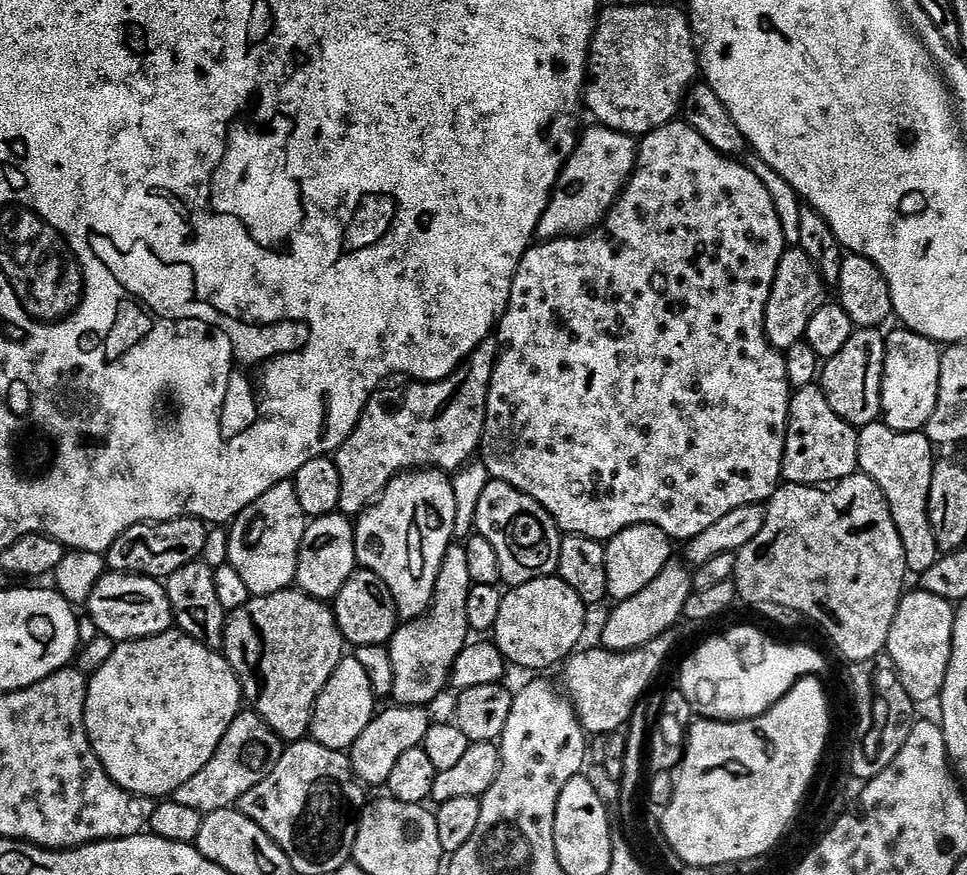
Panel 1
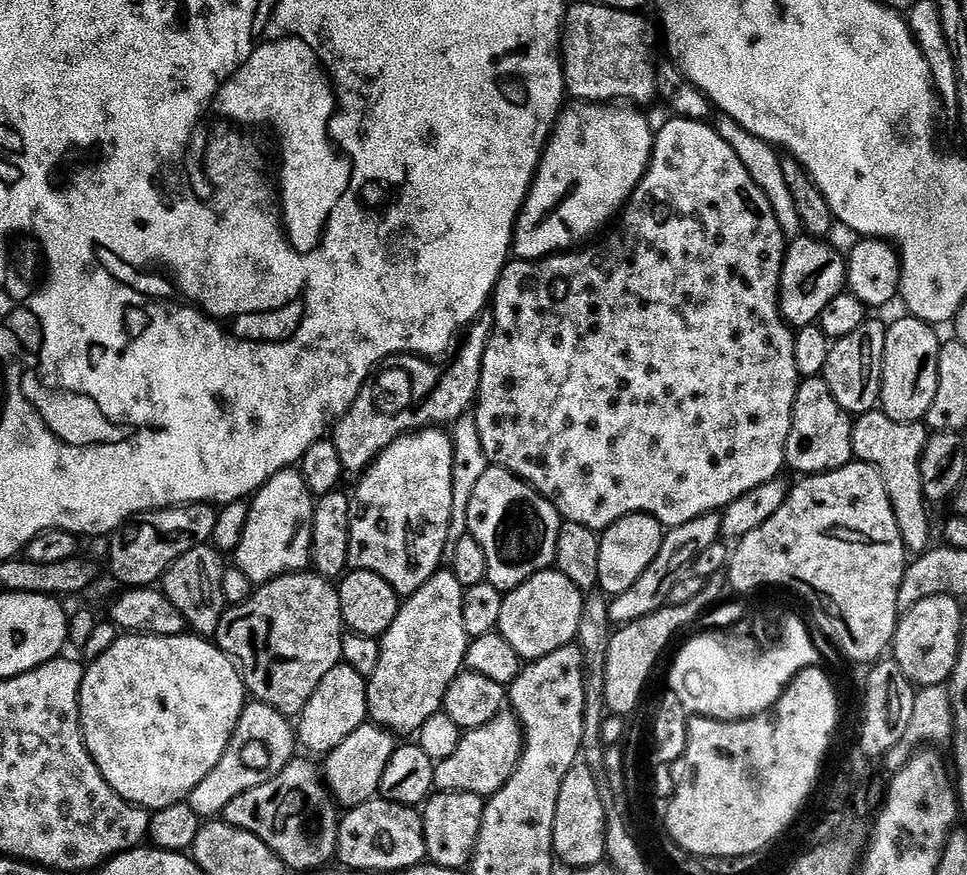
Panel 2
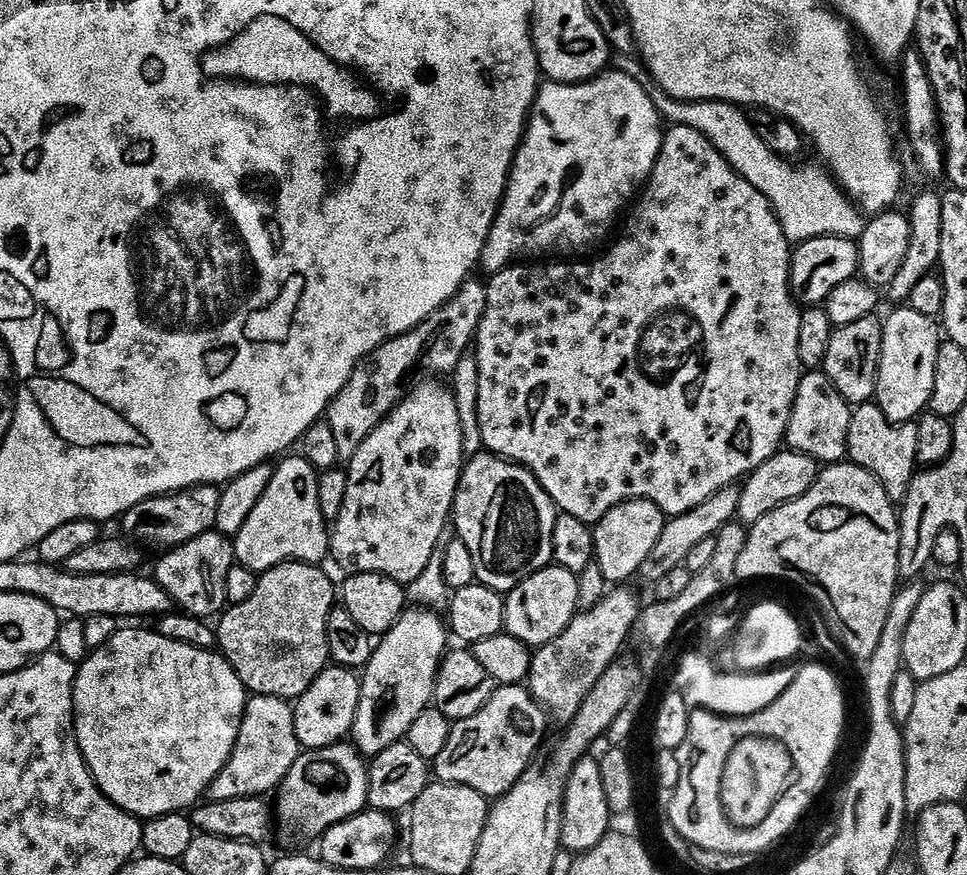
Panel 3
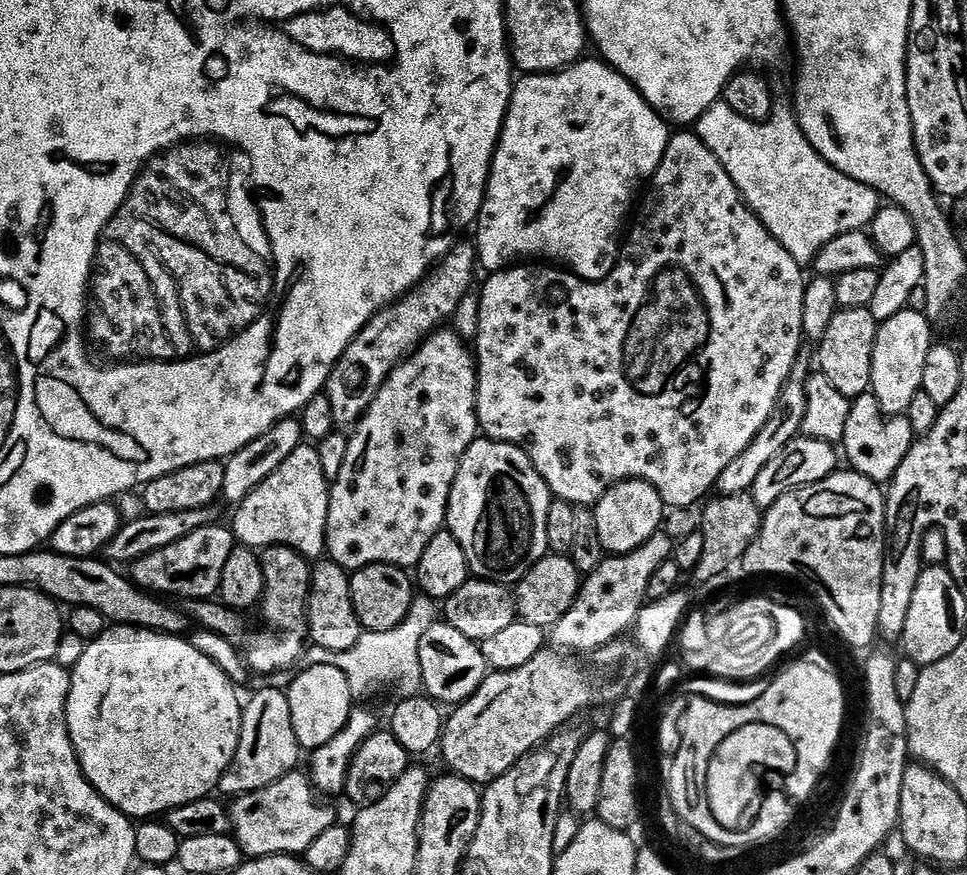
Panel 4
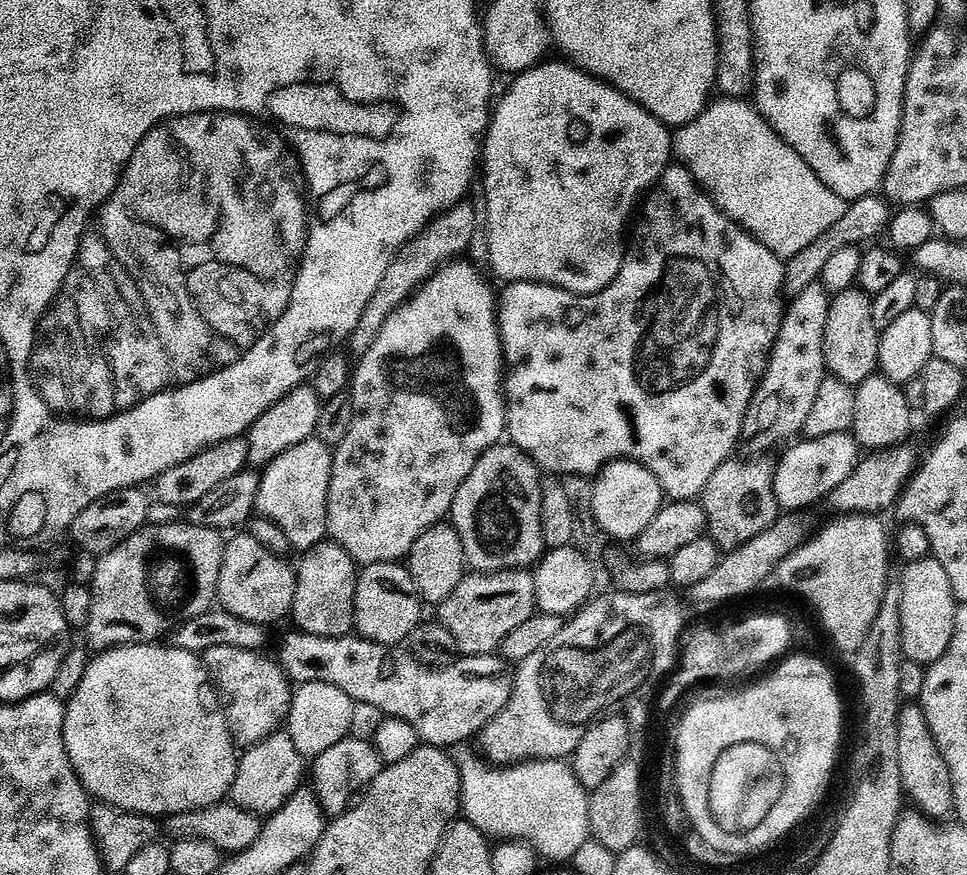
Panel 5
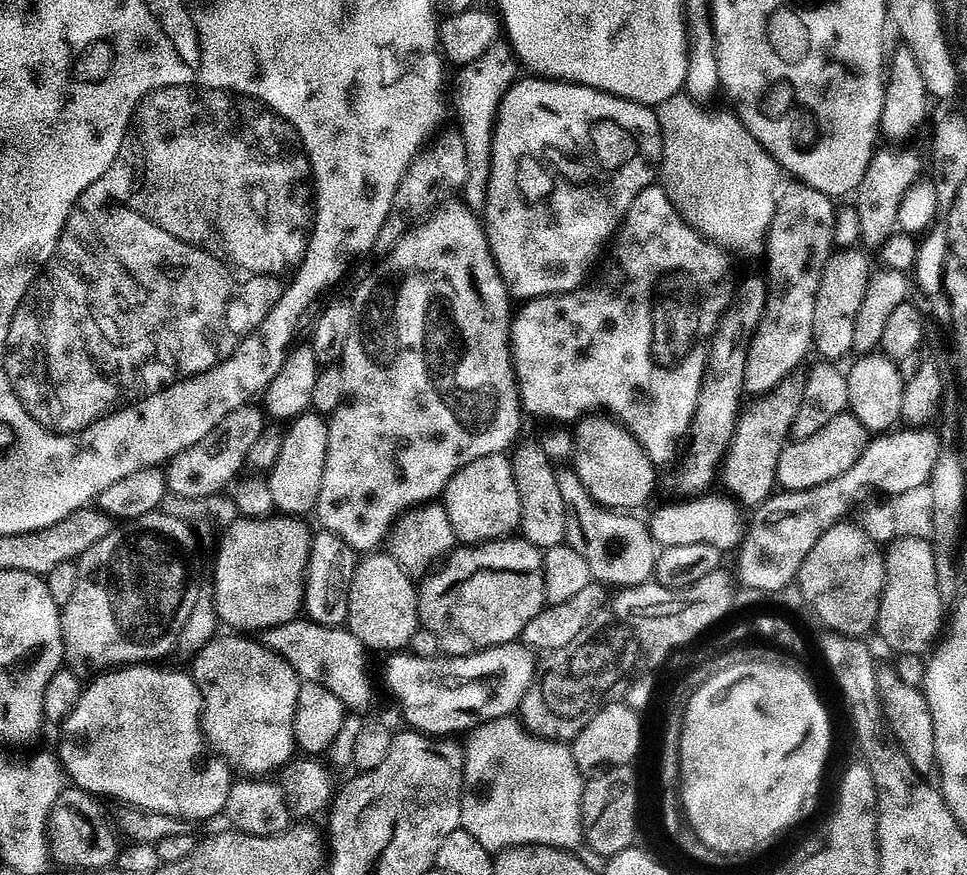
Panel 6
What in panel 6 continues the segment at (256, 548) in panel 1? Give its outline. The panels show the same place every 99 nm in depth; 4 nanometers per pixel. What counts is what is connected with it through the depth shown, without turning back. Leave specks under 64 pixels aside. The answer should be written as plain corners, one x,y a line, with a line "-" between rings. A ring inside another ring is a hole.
309,410
303,416
296,417
287,425
288,433
280,444
280,453
276,456
276,465
268,476
268,492
274,503
280,506
281,513
304,518
315,509
316,499
322,486
322,474
326,466
326,450
328,449
328,420
320,417
316,410

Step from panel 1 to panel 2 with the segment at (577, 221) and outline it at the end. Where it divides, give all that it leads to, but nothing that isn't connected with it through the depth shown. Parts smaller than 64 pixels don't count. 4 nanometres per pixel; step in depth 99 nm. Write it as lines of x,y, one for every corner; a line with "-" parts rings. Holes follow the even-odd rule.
573,103
561,111
552,128
552,136
540,164
536,167
536,177
528,191
520,217
516,220
516,235
511,251
517,260
542,260
546,256
563,254
583,245
608,219
615,217
628,203
632,191
644,177
652,157
654,128
648,125
643,111
632,106
611,104

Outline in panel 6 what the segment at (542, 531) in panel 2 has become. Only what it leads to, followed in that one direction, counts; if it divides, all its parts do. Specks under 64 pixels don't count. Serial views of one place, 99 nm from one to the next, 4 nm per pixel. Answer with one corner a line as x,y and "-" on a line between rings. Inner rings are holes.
480,454
467,461
444,486
442,503
457,533
472,536
491,528
508,528
522,520
512,461
504,454

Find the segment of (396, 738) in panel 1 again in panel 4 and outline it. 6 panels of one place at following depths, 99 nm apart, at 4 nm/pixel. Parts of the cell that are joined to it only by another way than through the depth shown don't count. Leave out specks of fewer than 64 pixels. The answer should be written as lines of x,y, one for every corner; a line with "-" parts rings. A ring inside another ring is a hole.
291,772
260,792
245,792
231,801
227,809
230,832
245,857
299,857
314,842
314,838
333,827
331,810
315,800
314,785
302,772

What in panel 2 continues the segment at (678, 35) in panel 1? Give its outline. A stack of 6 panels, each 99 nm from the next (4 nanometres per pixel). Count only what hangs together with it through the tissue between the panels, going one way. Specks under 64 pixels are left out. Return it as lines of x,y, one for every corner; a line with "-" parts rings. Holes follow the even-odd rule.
598,2
576,4
564,13
564,27
558,49
562,57
564,87
573,101
586,104
611,104
627,102
632,106
644,106
656,96
656,68
648,53
648,24
643,15
623,12

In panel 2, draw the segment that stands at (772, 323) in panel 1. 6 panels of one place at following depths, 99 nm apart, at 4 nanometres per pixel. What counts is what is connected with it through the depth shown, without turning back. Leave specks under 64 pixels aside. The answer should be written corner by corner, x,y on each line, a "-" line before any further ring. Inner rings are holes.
805,235
793,239
787,245
780,275
780,315
783,323
793,329
817,323
826,305
834,302
838,293
845,291
848,265
842,252
840,256
839,250
830,245

